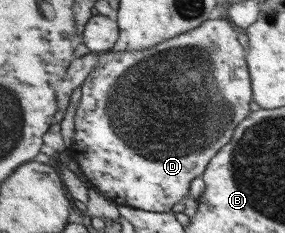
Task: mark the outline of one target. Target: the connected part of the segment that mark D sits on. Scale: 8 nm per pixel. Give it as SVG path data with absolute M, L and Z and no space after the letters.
M211 18L205 22L199 30L195 29L183 34L173 40L163 42L158 47L144 50L143 52L117 52L101 54L101 64L97 64L97 69L89 77L88 82L83 86L81 103L77 106L75 116L75 138L70 154L74 166L80 166L85 172L89 181L99 189L99 192L107 199L120 206L131 206L137 209L145 209L159 213L173 212L173 207L179 205L191 191L191 185L197 177L204 177L211 162L216 156L227 147L234 139L235 132L253 112L253 83L249 62L247 61L247 49L239 41L239 31L229 18Z

